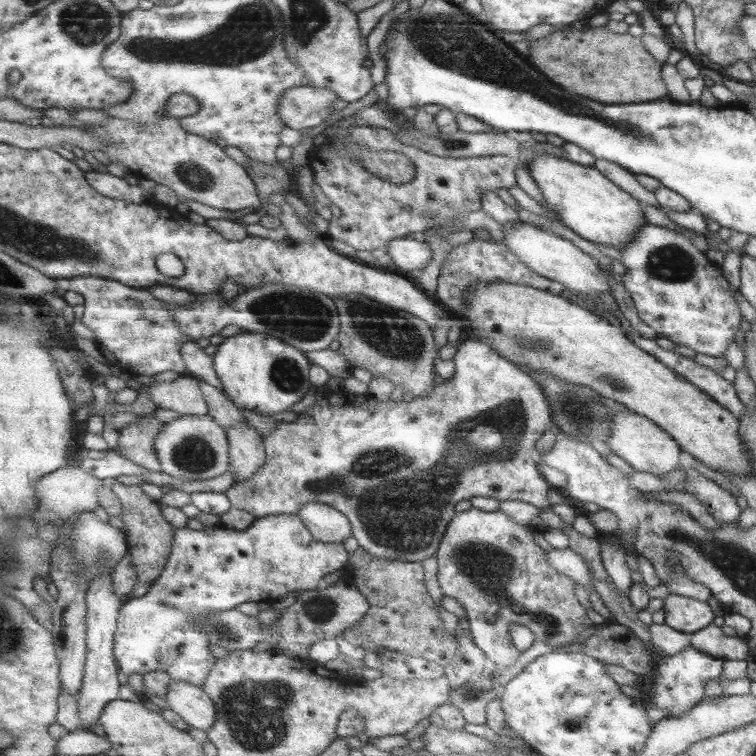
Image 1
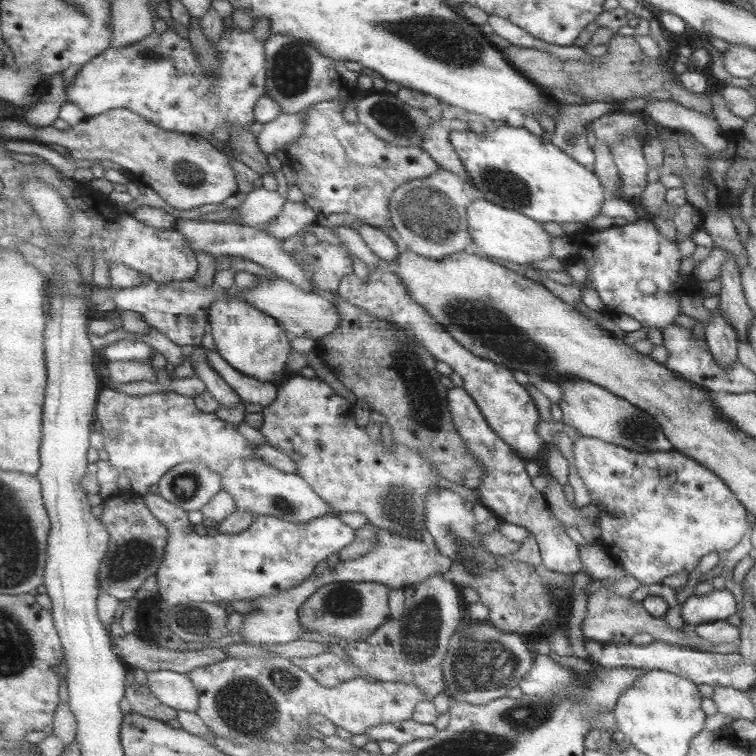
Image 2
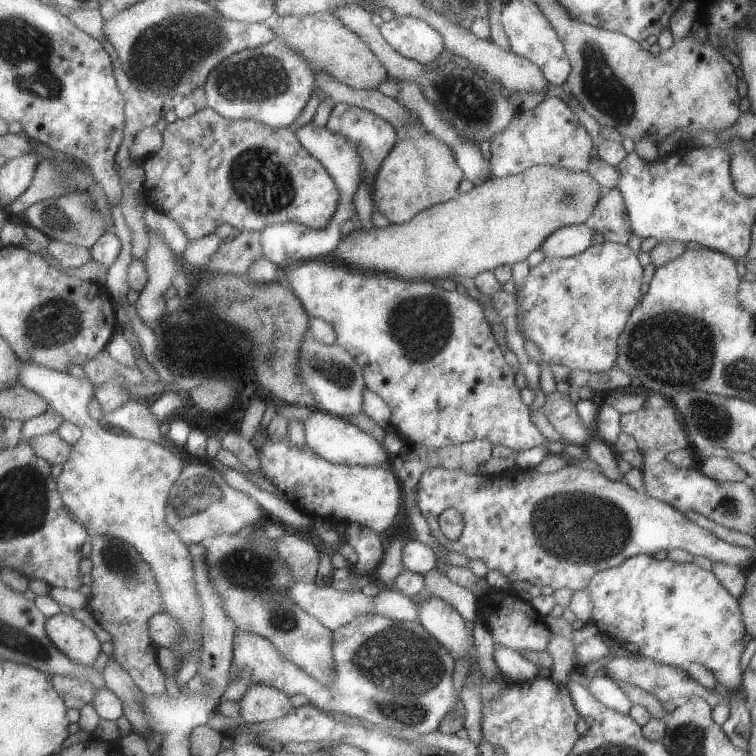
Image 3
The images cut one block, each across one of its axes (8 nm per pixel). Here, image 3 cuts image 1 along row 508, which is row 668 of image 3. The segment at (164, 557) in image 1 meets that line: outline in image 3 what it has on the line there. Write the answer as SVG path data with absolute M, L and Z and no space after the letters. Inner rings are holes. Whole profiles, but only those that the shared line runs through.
M90 536L92 544L92 555L90 560L93 563L92 576L92 595L89 600L89 611L92 617L100 626L112 637L114 646L113 657L121 667L133 678L133 682L147 694L164 694L165 691L165 672L161 670L157 662L158 646L151 638L149 632L149 620L155 614L165 613L163 608L163 598L161 598L161 588L153 568L149 562L139 554L129 542L113 538L113 536Z

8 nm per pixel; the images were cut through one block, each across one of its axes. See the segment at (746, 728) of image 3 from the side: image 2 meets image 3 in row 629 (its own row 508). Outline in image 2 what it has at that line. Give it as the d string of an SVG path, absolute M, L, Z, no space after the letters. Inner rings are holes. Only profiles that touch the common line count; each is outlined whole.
M581 435L579 439L572 442L571 452L573 453L573 466L575 467L577 476L583 481L583 485L585 485L587 489L587 494L593 496L597 501L596 507L599 509L599 515L595 519L595 522L600 531L599 545L604 546L609 554L627 570L627 574L639 581L643 586L648 584L660 584L665 576L675 574L676 572L685 572L689 574L695 566L697 566L702 556L710 552L715 552L717 554L719 552L726 553L738 544L747 531L752 531L754 527L754 524L751 527L748 526L748 513L716 474L704 468L702 464L695 462L695 459L689 458L680 452L675 450L667 452L655 451L650 453L633 452L627 450L627 448L603 442L585 435Z

